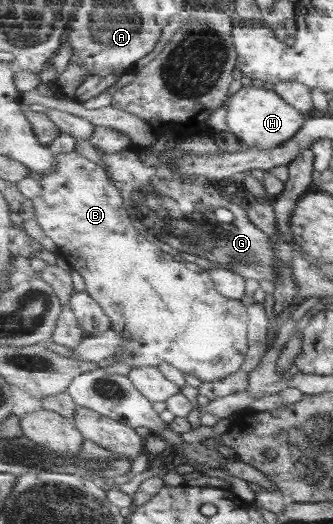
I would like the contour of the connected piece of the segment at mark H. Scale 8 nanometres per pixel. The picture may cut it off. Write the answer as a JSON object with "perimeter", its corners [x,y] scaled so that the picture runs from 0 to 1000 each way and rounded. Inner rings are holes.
{"perimeter":[[[760,162],[727,166],[685,197],[682,233],[688,248],[703,250],[739,281],[820,284],[877,267],[913,246],[928,227],[880,198],[865,197],[826,170],[766,168]]]}

